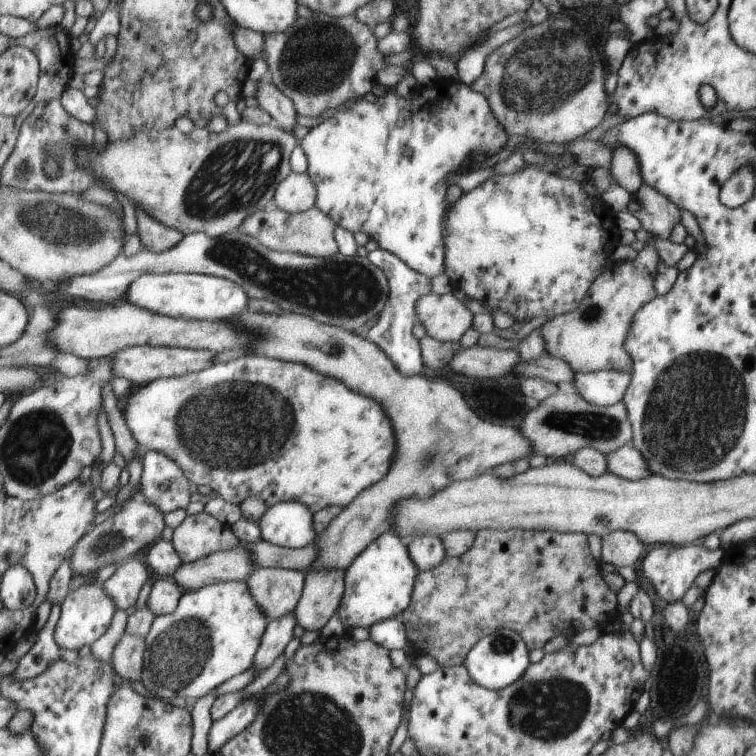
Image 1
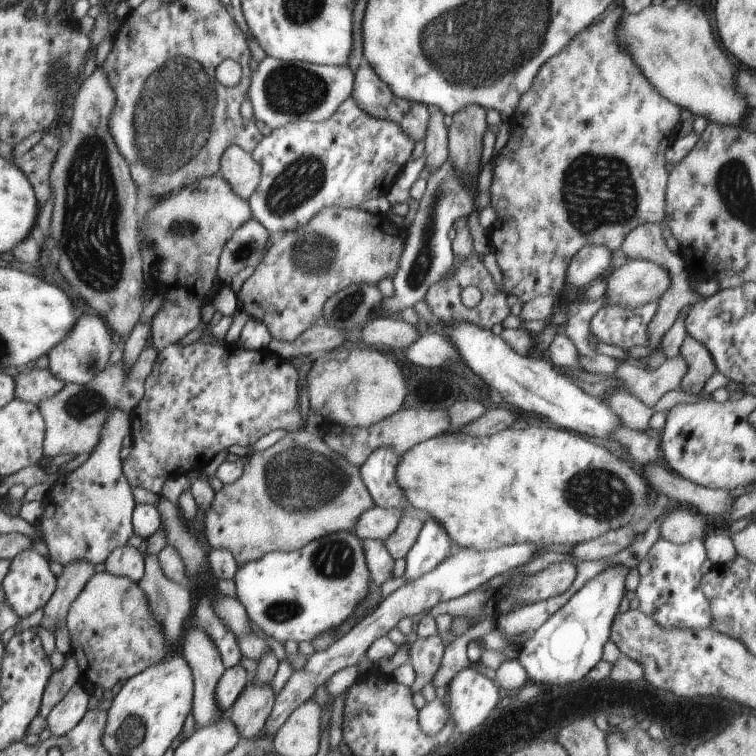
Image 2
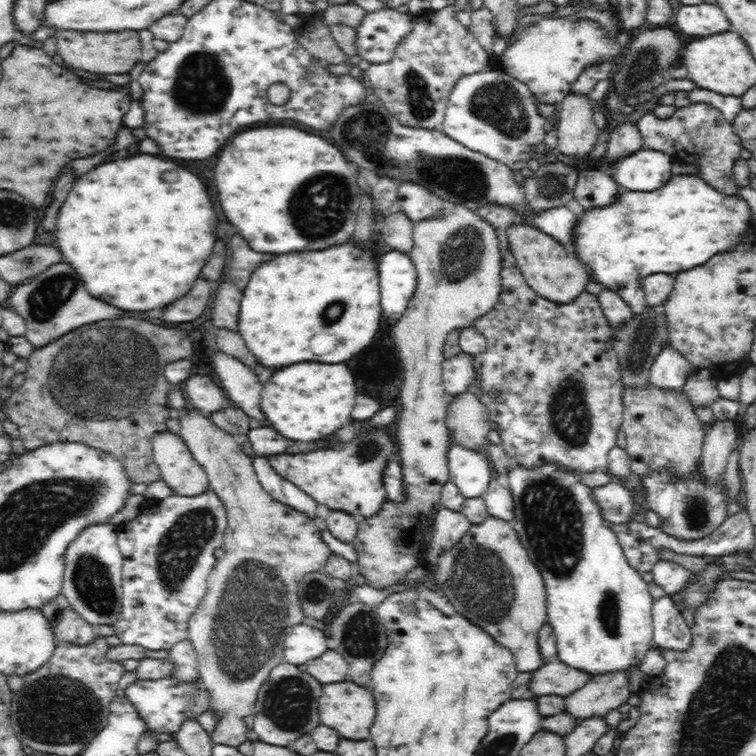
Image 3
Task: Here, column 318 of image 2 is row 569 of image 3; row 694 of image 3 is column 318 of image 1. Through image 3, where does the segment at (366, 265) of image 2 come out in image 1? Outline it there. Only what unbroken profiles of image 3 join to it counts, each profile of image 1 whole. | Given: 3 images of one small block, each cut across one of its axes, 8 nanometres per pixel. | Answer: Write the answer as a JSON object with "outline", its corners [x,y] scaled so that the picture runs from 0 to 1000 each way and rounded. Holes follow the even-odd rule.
{"outline":[[[358,271],[329,283],[315,304],[361,332],[384,332],[409,340],[431,341],[448,333],[447,321],[440,311],[443,299],[443,294],[417,272],[398,282],[382,282]]]}

